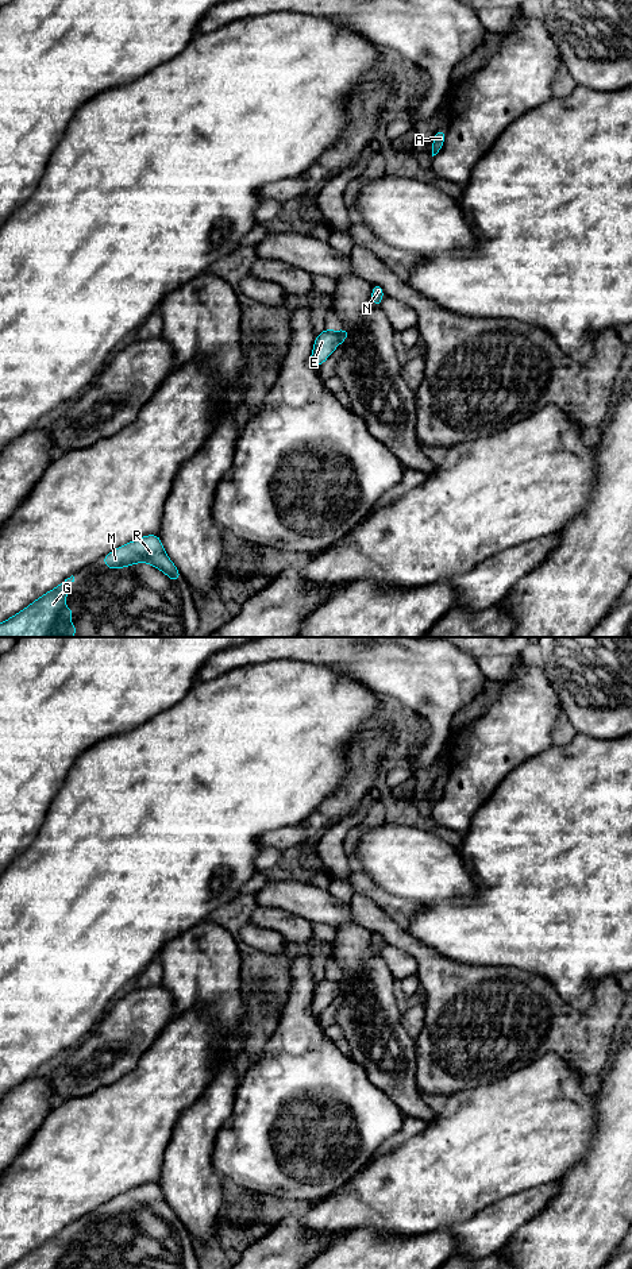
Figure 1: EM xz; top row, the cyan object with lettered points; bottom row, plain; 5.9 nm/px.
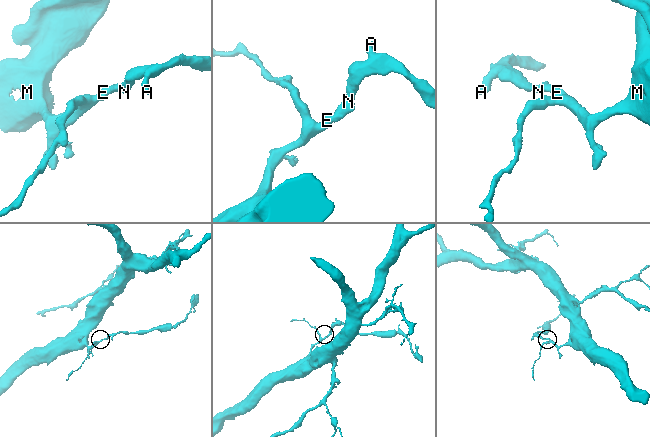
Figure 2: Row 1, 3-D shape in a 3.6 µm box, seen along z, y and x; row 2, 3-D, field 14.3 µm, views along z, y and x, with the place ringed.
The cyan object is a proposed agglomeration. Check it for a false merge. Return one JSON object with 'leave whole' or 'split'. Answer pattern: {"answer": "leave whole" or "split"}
{"answer": "leave whole"}

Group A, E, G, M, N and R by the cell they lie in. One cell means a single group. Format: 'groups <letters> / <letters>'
groups A E G M N R

